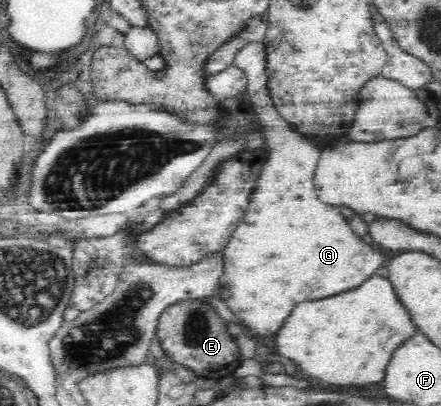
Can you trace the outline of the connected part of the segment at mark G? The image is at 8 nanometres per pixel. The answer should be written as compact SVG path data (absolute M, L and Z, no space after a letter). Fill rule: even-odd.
M262 41L246 43L235 54L232 66L241 69L241 72L245 74L245 78L247 78L246 95L251 99L253 109L255 110L260 126L263 129L263 136L265 136L264 142L266 143L267 149L269 149L269 165L265 165L265 169L263 169L263 173L261 173L261 179L259 179L257 189L255 189L255 193L253 193L253 201L249 203L249 207L247 207L247 211L245 211L245 217L241 219L241 225L237 227L237 233L233 233L233 241L229 241L227 247L222 251L223 258L225 258L225 267L223 277L221 277L219 282L217 294L226 303L229 309L233 311L233 315L235 315L237 319L241 319L240 325L243 325L244 332L250 334L254 331L254 333L259 333L260 336L275 335L282 326L281 321L285 321L285 317L289 317L293 305L297 305L299 301L313 301L313 299L333 297L333 295L337 295L337 293L343 293L343 291L349 291L349 289L361 285L366 279L369 279L369 277L375 274L375 271L381 271L381 269L379 269L381 265L385 267L385 261L383 261L385 255L377 253L377 251L381 251L381 249L376 248L372 243L369 243L369 245L363 243L363 241L349 229L349 223L341 217L339 209L333 209L331 205L325 205L325 203L321 203L321 201L317 199L317 193L315 193L315 189L313 189L313 169L315 169L317 165L319 149L313 147L308 139L305 141L305 138L299 133L289 131L289 125L285 125L285 121L281 121L281 117L277 117L277 111L273 109L272 98L269 96L269 89L267 87L266 51Z

